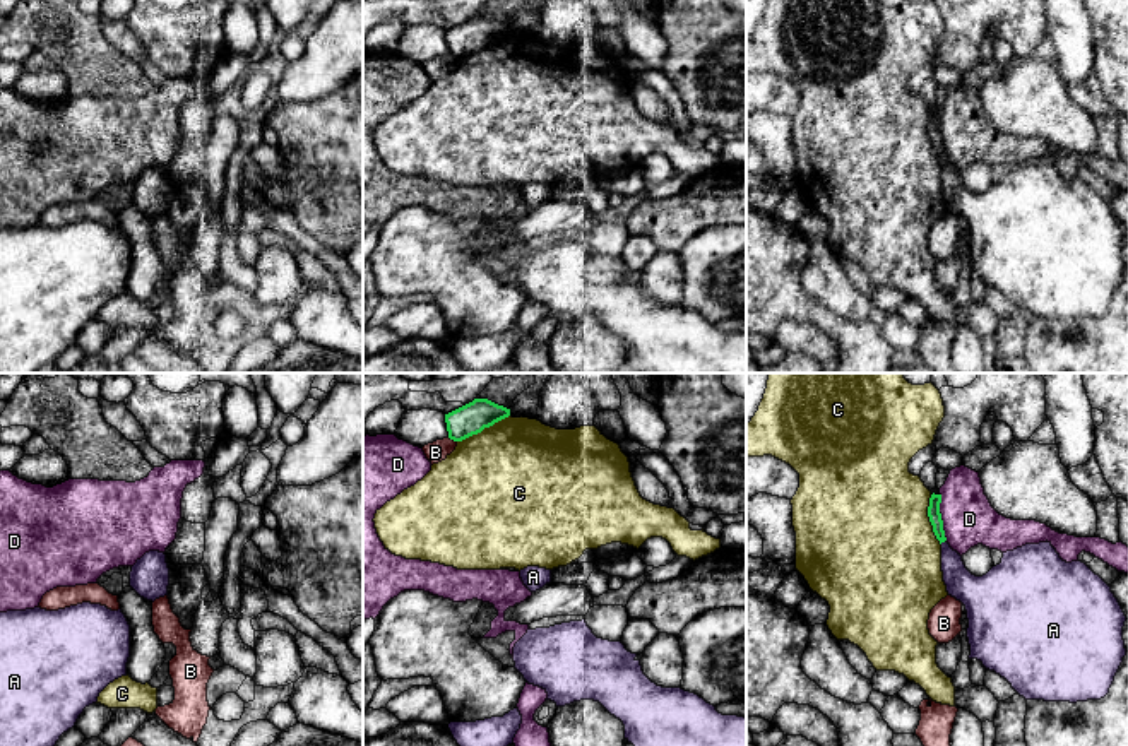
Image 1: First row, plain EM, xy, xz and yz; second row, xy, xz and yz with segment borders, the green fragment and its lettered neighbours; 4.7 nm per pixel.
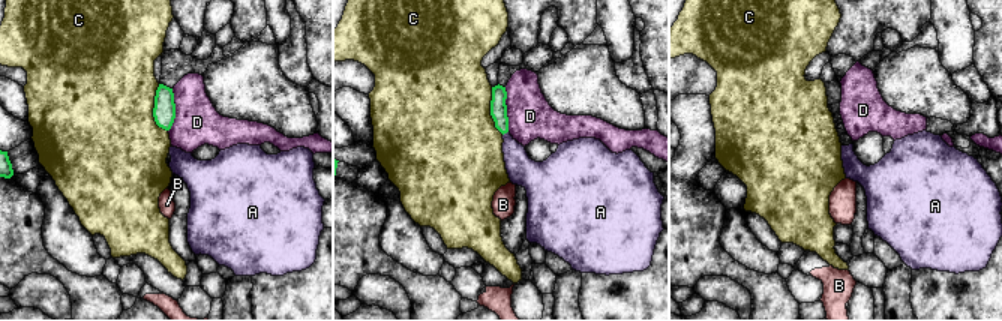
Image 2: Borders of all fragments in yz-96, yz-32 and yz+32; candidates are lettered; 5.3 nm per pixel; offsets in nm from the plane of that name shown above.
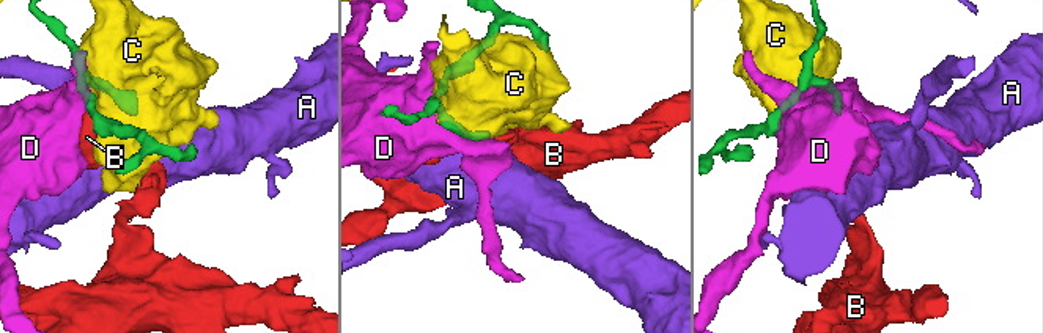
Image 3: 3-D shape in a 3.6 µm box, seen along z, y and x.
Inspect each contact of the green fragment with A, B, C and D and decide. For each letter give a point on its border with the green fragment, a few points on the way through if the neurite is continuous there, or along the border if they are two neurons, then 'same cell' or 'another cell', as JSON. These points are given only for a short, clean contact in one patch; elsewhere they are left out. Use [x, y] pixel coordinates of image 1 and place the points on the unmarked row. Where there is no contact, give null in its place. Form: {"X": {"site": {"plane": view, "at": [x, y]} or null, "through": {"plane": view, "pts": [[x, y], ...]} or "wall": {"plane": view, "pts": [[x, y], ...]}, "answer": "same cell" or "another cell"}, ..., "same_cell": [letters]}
{"A": {"site": {"plane": "yz", "at": [942, 158]}, "through": {"plane": "yz", "pts": [[933, 127], [942, 158], [961, 201]]}, "answer": "same cell"}, "B": {"site": {"plane": "xz", "at": [452, 55]}, "wall": {"plane": "xz", "pts": [[447, 53], [456, 59]]}, "answer": "another cell"}, "C": {"site": {"plane": "xz", "at": [483, 45]}, "answer": "another cell"}, "D": {"site": {"plane": "yz", "at": [940, 134]}, "answer": "another cell"}, "same_cell": ["A"]}

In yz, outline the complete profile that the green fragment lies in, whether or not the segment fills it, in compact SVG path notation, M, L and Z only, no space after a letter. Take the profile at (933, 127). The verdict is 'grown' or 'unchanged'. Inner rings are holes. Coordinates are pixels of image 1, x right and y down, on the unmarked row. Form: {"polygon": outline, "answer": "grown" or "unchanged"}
{"polygon": "M933 110L928 133L941 161L947 209L967 228L969 275L1005 294L1025 317L1077 320L1104 315L1126 272L1126 233L1111 204L1085 180L1063 178L1048 157L1006 168L1000 181L976 193L947 159L940 120L941 111Z", "answer": "grown"}

